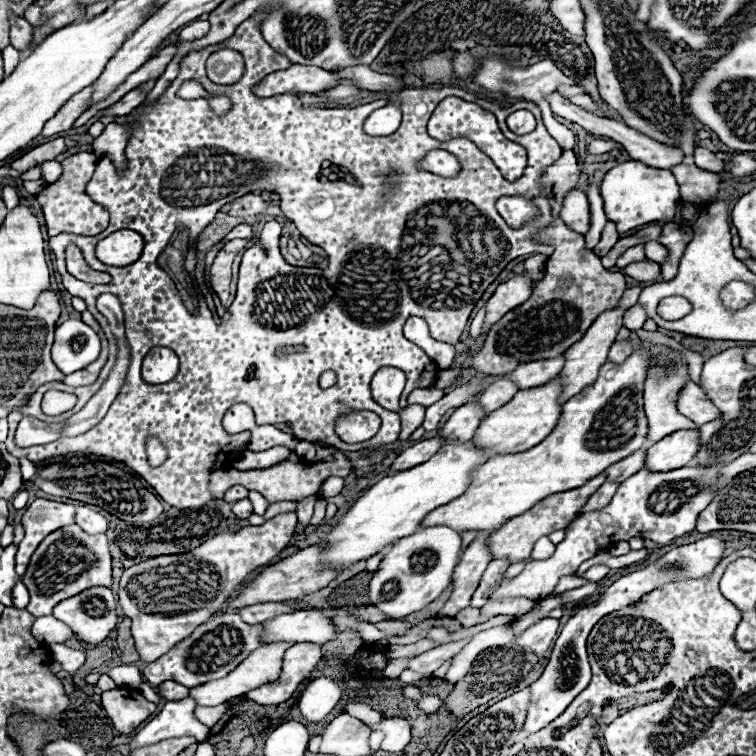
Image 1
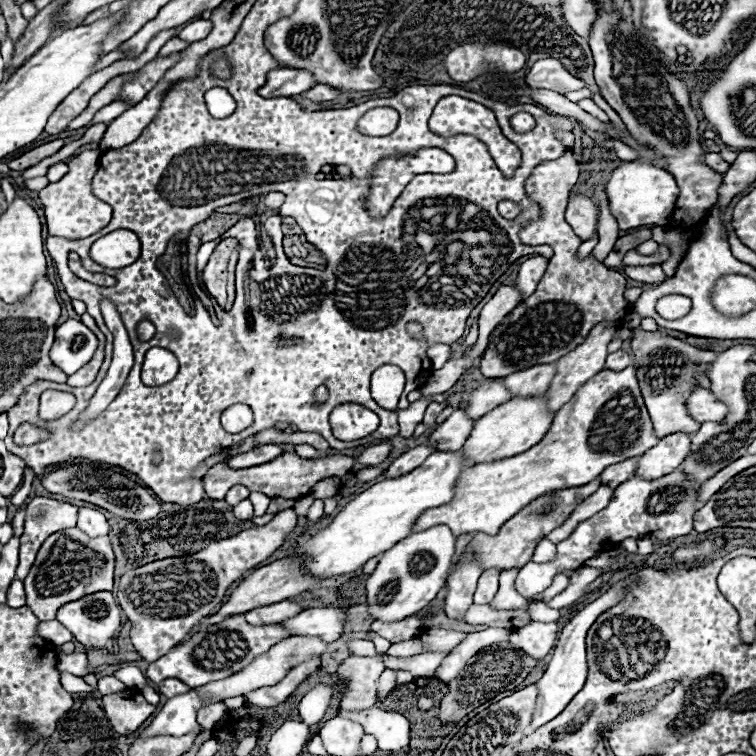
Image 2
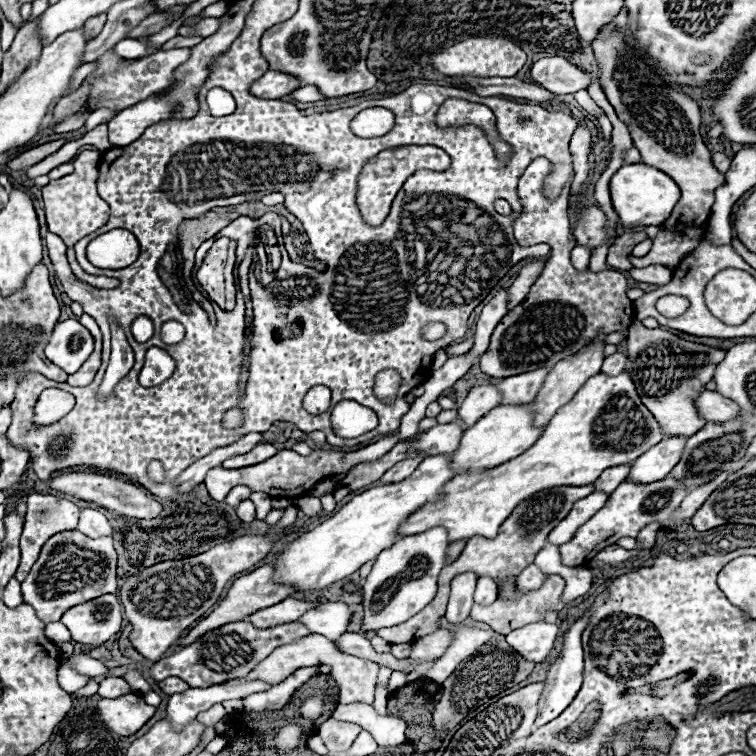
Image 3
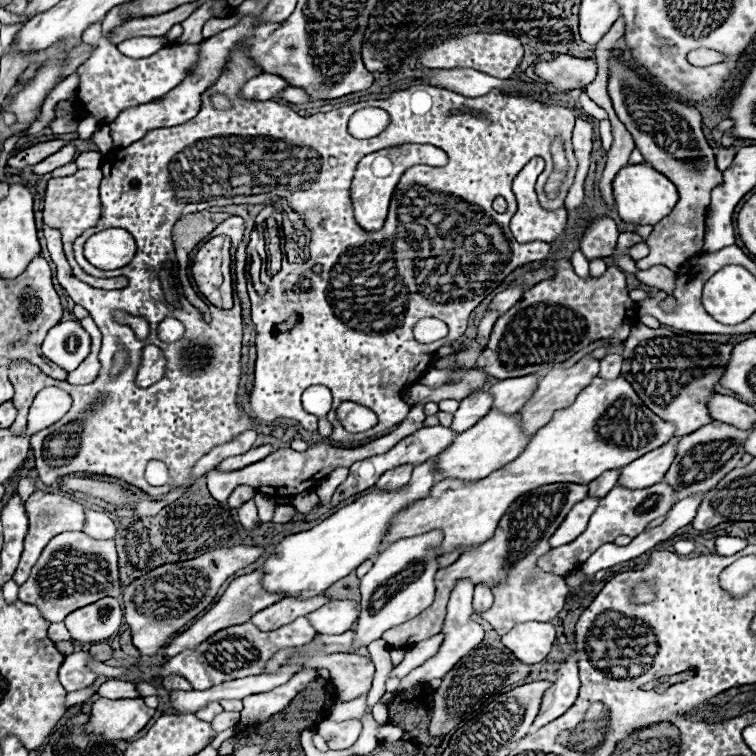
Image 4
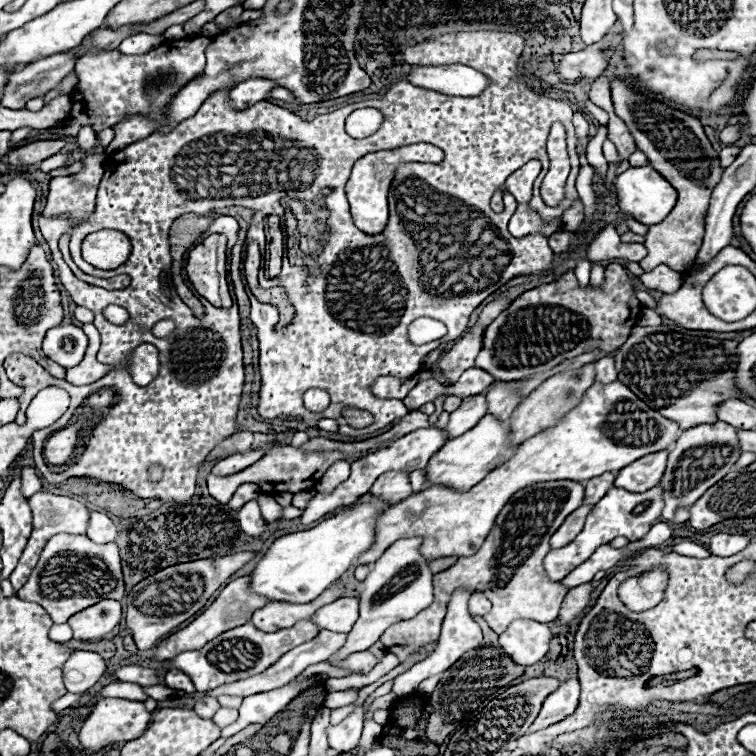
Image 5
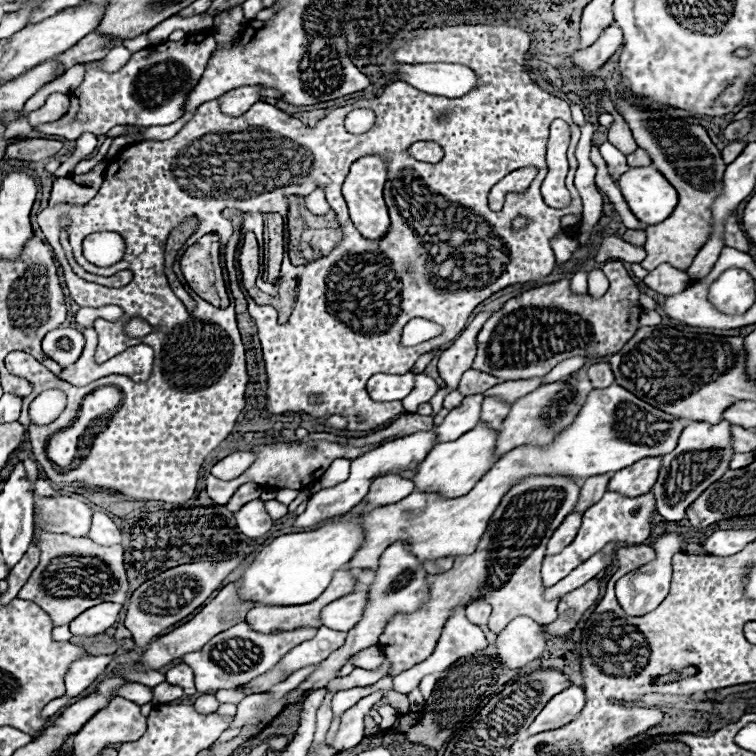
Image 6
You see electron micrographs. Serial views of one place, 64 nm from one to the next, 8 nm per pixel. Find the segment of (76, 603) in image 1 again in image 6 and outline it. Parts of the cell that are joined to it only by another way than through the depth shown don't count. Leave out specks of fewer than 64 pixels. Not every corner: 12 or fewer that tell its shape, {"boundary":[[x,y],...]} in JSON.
{"boundary":[[104,602],[84,610],[70,622],[76,636],[106,632],[122,606]]}

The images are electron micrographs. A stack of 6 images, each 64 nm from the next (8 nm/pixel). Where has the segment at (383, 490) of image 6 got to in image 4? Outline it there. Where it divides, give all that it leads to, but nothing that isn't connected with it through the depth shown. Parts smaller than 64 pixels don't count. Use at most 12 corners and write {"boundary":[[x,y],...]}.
{"boundary":[[412,466],[388,470],[376,490],[398,490],[410,480]]}

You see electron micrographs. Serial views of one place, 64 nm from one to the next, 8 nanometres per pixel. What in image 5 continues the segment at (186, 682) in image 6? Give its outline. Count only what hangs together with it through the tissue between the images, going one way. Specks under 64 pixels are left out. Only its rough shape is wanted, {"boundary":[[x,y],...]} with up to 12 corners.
{"boundary":[[168,670],[164,684],[168,688],[196,692],[192,680],[182,670]]}

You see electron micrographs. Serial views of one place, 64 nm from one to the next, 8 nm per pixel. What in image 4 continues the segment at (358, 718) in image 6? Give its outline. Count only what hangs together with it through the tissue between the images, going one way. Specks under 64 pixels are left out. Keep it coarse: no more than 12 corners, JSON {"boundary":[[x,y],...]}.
{"boundary":[[326,720],[318,732],[332,750],[346,750],[362,732],[360,720]]}

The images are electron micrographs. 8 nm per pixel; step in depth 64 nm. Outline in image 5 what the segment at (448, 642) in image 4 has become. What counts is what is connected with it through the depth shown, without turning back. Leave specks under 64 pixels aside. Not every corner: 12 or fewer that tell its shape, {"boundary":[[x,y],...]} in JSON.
{"boundary":[[454,592],[434,652],[394,678],[392,692],[414,692],[482,646],[468,614],[470,594]]}

